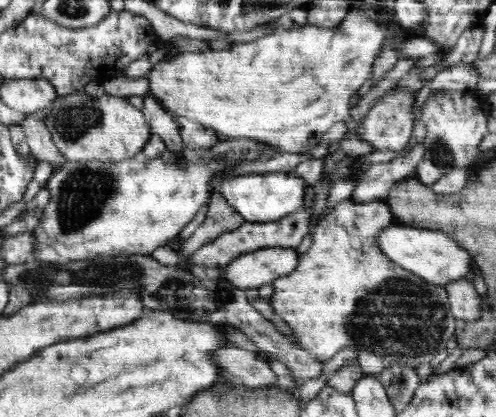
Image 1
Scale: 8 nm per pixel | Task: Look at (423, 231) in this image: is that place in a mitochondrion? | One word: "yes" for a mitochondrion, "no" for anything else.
no

